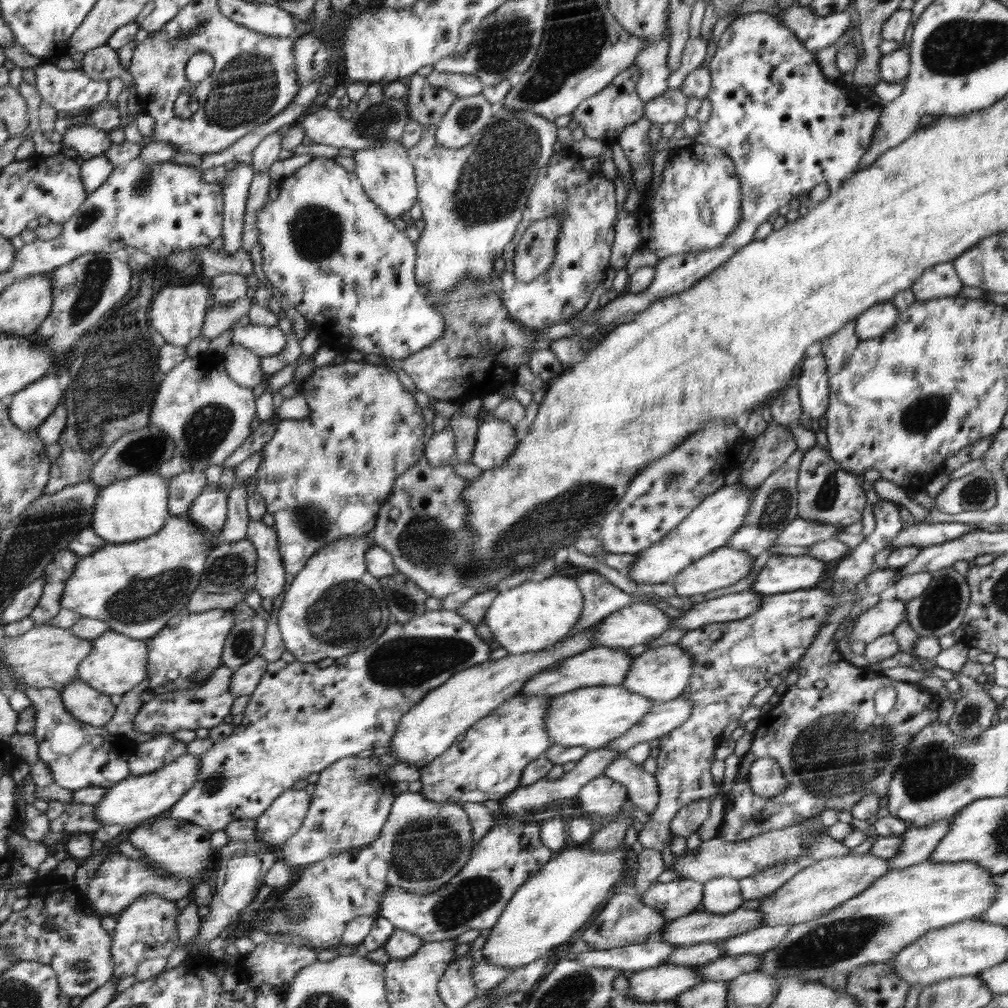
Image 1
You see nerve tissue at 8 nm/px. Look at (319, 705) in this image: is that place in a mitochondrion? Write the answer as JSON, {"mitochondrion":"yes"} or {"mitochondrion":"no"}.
{"mitochondrion":"no"}

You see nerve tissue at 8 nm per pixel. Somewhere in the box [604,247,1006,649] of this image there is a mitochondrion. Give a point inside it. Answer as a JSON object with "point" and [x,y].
{"point":[940,605]}

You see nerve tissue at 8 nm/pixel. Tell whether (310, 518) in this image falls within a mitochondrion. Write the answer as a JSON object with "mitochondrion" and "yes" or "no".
{"mitochondrion":"yes"}

